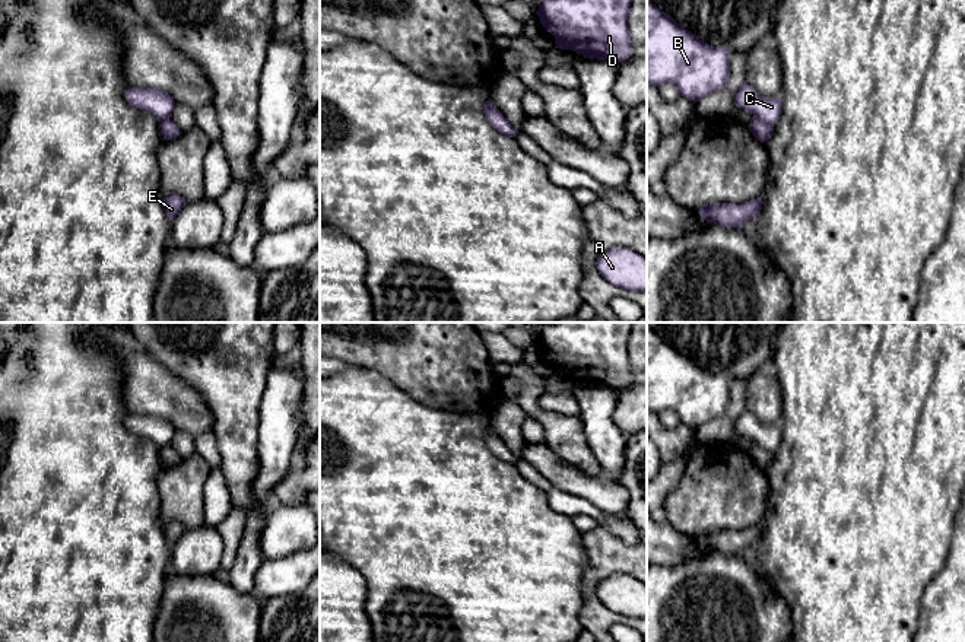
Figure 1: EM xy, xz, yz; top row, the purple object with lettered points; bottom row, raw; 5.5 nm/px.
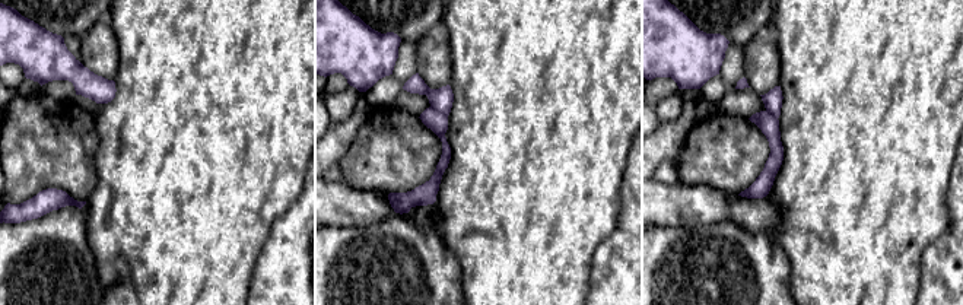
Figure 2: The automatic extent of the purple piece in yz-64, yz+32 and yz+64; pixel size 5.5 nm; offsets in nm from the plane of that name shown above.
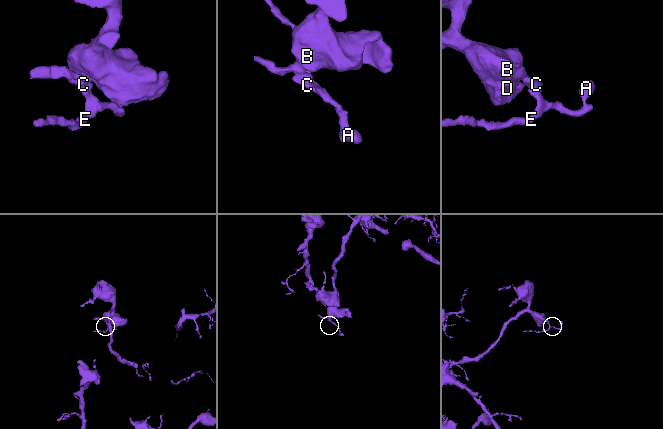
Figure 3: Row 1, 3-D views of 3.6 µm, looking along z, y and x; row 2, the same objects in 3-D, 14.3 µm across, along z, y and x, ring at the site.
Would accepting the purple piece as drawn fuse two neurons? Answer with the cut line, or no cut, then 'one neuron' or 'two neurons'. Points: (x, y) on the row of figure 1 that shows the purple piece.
cut yz (755, 117), (773, 126); two neurons

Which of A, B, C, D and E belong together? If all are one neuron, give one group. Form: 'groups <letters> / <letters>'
groups A E / B C D

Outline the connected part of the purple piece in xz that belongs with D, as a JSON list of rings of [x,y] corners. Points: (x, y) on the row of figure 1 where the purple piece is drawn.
[[[542,0],[536,15],[555,36],[555,48],[571,50],[587,58],[626,61],[632,54],[628,16],[632,0]]]

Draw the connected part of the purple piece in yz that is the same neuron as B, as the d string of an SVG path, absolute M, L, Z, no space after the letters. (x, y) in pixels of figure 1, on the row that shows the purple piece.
M647 0L647 85L673 83L680 96L698 102L727 86L728 53L701 41Z

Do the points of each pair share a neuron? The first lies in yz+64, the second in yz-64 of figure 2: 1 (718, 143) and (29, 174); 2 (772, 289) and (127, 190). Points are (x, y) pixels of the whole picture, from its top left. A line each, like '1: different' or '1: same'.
1: same
2: different

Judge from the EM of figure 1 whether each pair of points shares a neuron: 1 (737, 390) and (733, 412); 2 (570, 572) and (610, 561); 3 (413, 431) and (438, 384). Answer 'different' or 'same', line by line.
1: same
2: different
3: different

